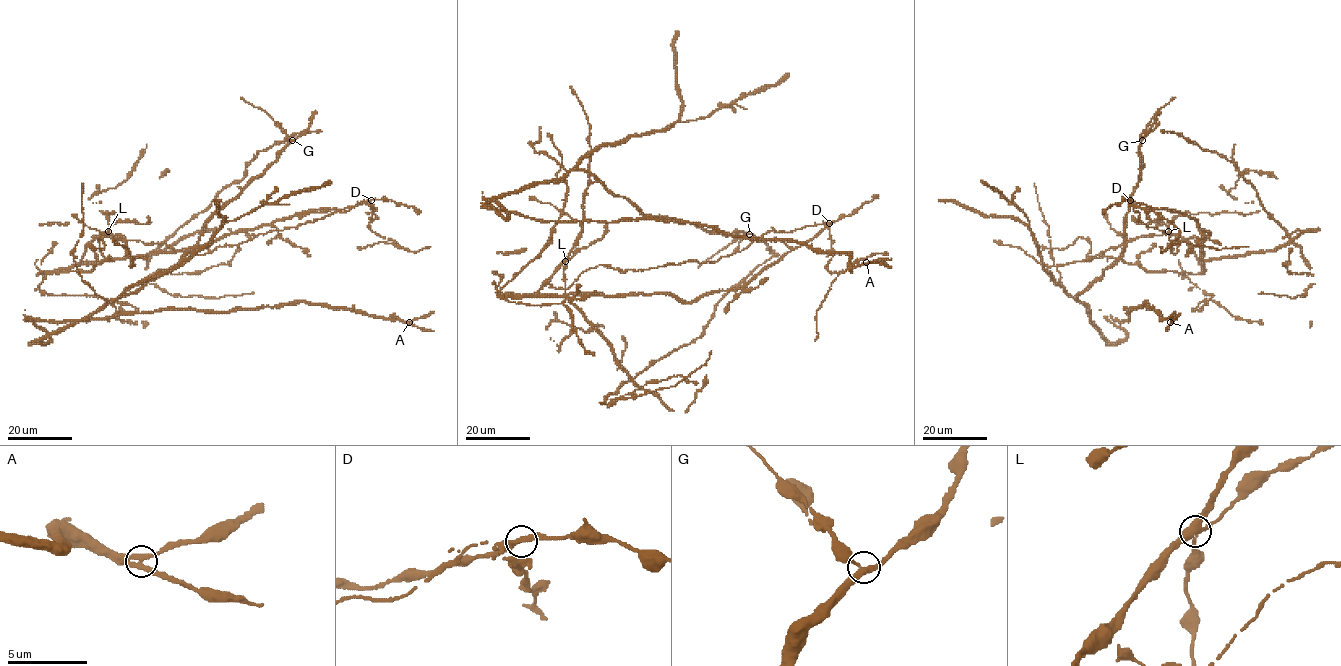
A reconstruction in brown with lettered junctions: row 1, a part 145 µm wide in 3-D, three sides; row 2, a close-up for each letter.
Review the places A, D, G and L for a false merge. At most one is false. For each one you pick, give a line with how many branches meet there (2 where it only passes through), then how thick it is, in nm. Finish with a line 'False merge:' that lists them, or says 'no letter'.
D: 3 branches meet; 280 nm thick
False merge: D

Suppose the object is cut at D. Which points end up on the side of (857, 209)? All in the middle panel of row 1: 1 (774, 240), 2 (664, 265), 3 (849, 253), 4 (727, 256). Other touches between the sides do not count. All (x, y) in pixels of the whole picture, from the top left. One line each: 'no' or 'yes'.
1: yes
2: no
3: yes
4: no

